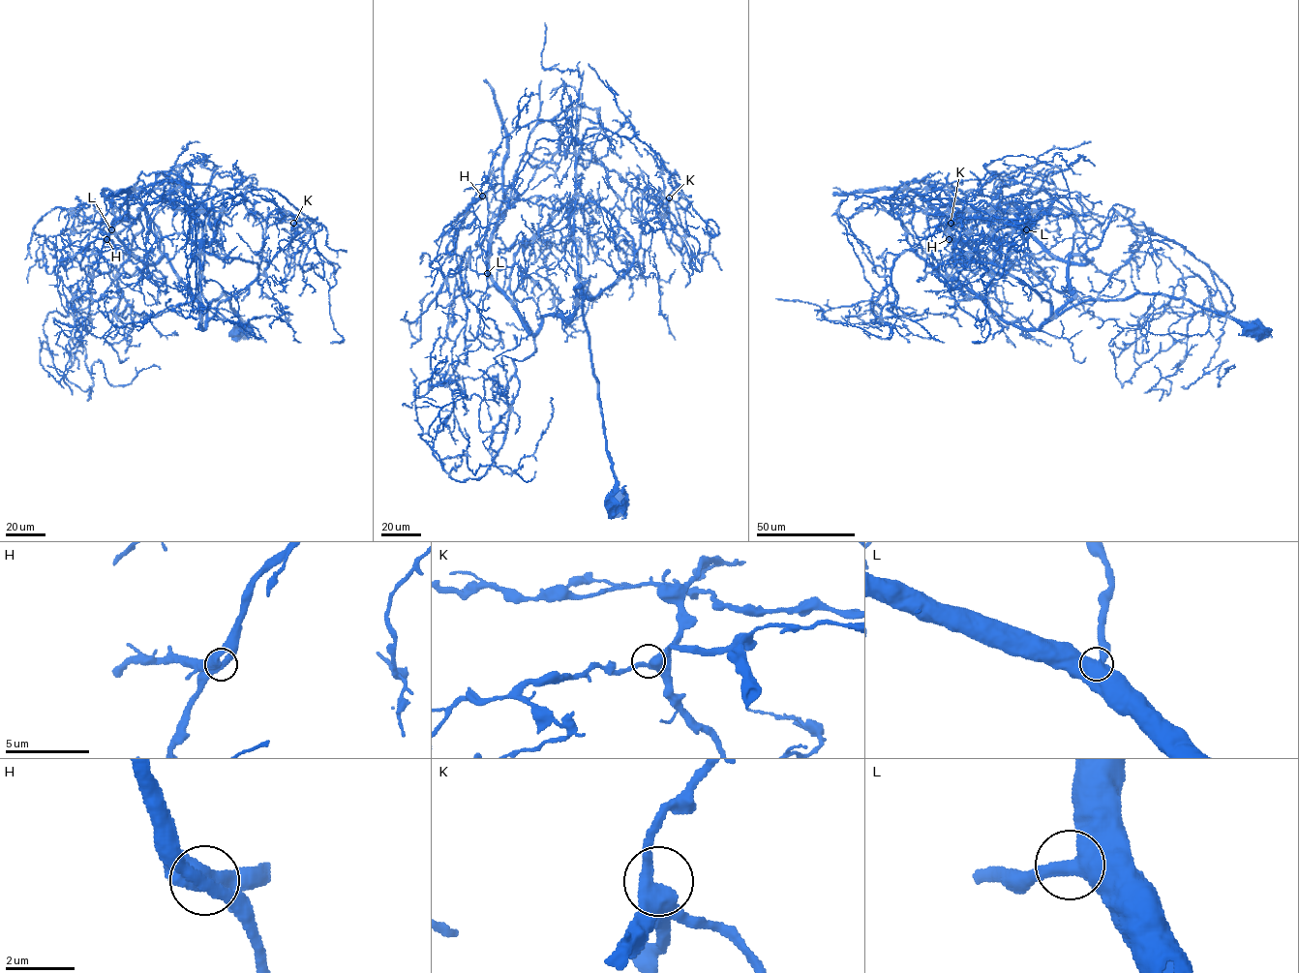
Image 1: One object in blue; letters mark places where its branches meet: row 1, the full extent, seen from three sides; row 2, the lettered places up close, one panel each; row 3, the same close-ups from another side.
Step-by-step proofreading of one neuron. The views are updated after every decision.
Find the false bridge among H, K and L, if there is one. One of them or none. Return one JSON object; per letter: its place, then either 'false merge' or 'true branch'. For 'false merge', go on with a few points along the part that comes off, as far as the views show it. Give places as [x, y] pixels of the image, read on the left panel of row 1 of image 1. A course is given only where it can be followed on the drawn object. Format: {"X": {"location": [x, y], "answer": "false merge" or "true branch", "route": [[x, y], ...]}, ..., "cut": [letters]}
{"H": {"location": [106, 239], "answer": "true branch"}, "K": {"location": [293, 223], "answer": "true branch"}, "L": {"location": [111, 229], "answer": "true branch"}, "cut": []}

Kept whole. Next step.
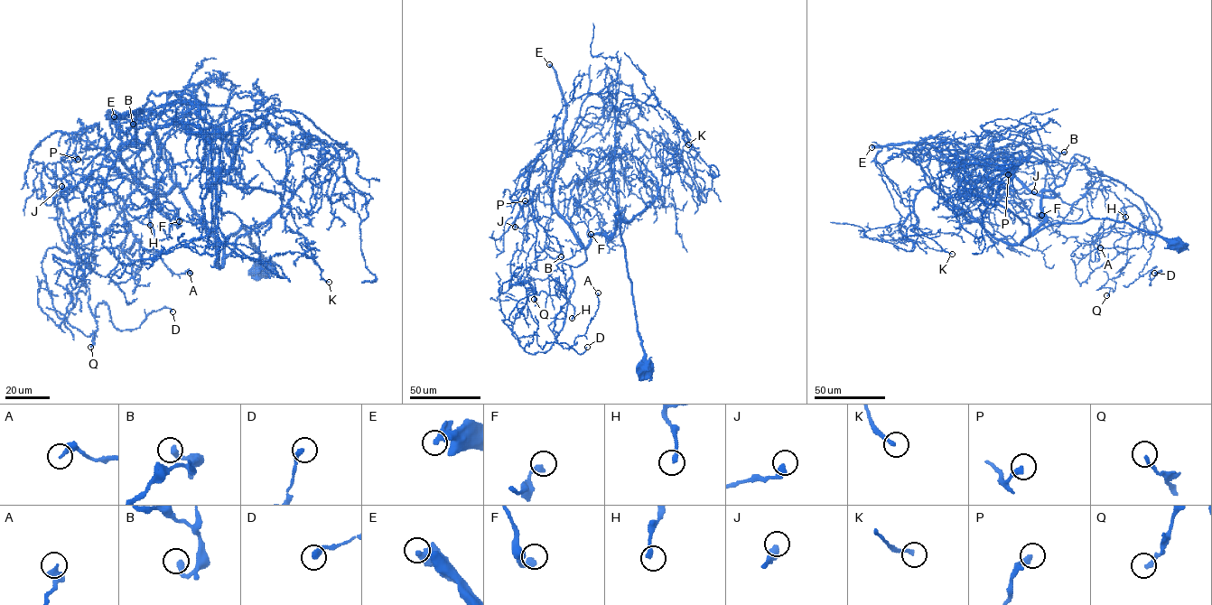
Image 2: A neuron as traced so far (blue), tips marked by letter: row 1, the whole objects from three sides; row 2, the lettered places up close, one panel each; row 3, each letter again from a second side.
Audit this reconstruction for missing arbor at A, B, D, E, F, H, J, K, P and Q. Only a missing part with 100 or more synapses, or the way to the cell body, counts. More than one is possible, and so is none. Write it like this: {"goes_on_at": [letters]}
{"goes_on_at": ["E"]}

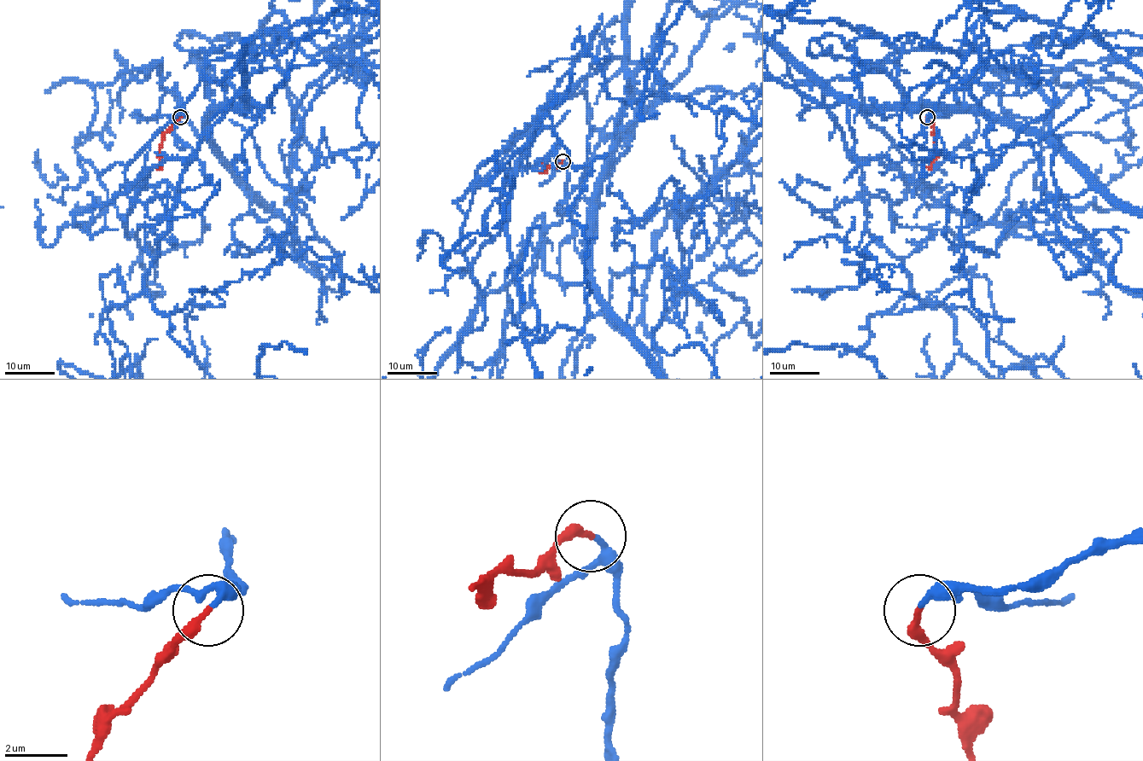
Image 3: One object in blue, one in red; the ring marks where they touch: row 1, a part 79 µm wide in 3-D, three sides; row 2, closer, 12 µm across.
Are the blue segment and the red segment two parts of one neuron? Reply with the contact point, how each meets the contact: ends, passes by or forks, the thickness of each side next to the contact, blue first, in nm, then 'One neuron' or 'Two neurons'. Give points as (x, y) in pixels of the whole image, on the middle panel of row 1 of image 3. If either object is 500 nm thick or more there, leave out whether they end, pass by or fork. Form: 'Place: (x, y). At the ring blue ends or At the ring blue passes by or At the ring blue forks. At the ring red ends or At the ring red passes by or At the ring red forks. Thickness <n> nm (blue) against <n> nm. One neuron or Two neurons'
Place: (562, 161). At the ring blue passes by. At the ring red ends. Thickness 170 nm (blue) against 240 nm. One neuron

